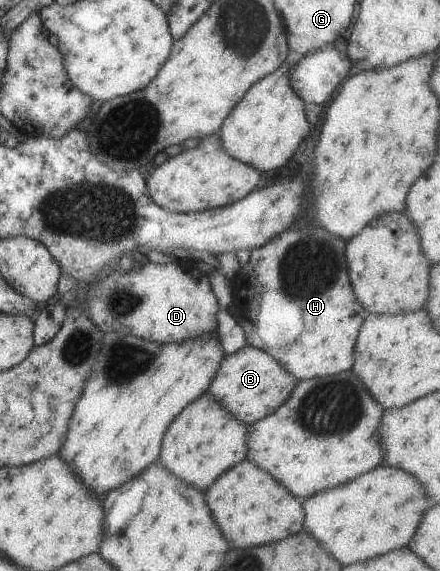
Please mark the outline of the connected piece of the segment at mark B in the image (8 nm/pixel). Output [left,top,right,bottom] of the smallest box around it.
[207,343,298,426]

